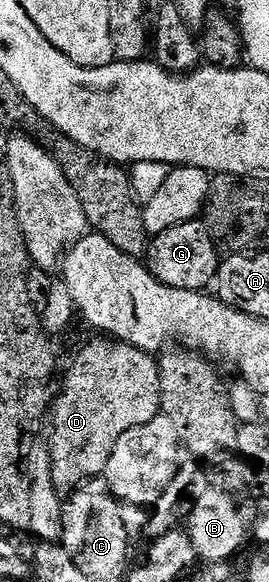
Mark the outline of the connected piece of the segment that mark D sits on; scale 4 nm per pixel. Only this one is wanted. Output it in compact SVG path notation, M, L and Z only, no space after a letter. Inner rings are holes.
M96 338L92 340L72 360L68 373L64 376L64 385L55 397L50 408L50 424L52 433L46 437L50 462L53 470L53 485L61 494L71 494L81 484L103 477L108 470L110 454L114 454L114 446L126 430L134 430L134 426L146 426L154 417L161 415L160 399L160 366L157 357L151 352L143 352L121 340Z

